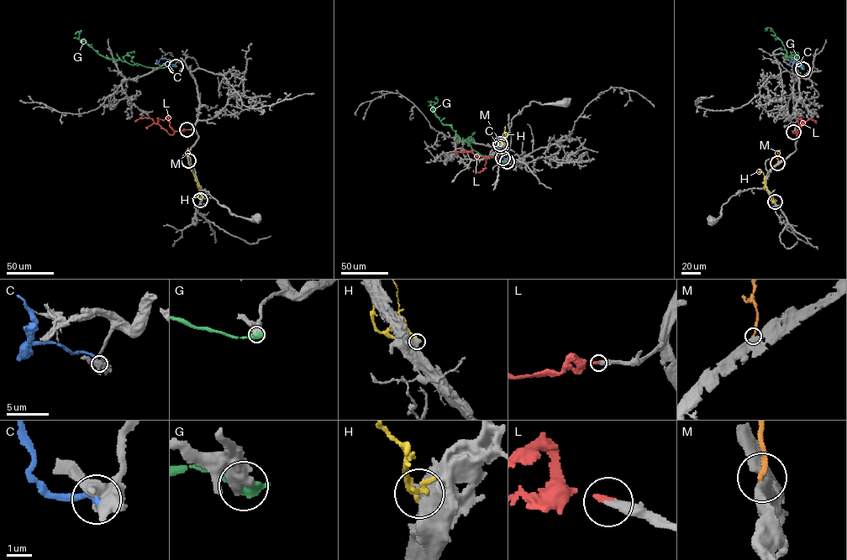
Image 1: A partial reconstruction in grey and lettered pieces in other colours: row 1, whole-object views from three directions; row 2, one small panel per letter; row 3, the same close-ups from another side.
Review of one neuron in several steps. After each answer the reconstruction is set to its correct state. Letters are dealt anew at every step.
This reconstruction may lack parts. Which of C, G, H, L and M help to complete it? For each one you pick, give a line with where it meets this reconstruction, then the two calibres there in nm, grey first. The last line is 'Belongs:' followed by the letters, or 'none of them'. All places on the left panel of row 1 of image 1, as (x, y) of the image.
L: Touches grey at (186, 129). Thickness 360 nm (grey) against 240 nm
Belongs: L

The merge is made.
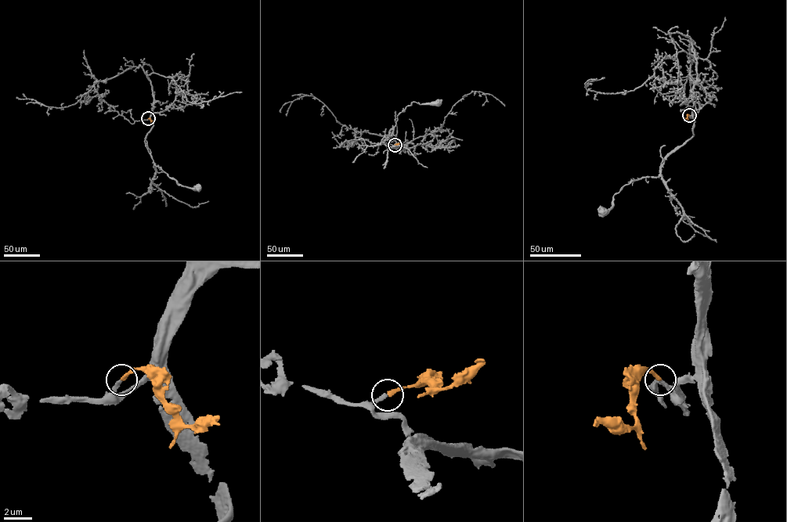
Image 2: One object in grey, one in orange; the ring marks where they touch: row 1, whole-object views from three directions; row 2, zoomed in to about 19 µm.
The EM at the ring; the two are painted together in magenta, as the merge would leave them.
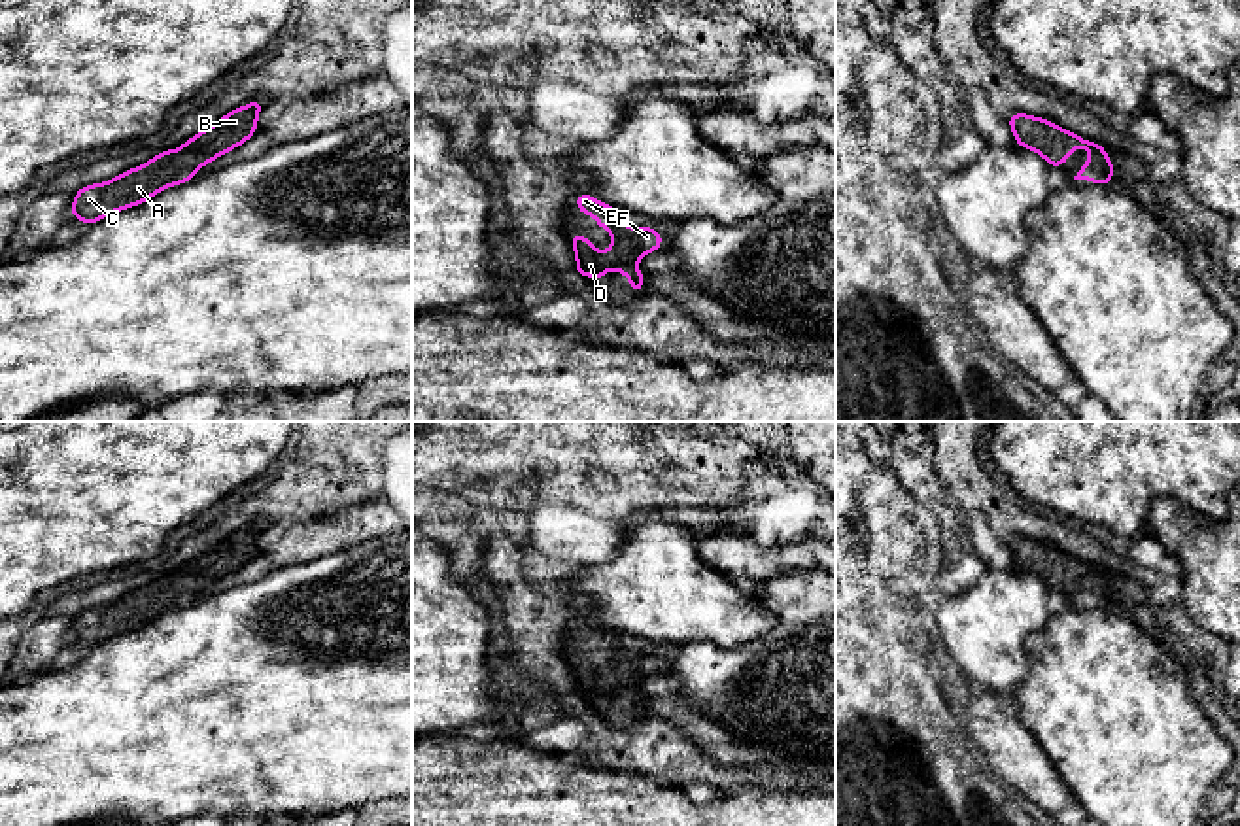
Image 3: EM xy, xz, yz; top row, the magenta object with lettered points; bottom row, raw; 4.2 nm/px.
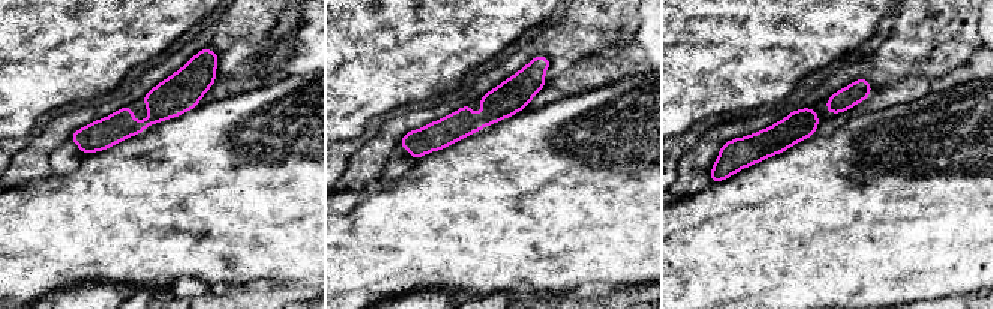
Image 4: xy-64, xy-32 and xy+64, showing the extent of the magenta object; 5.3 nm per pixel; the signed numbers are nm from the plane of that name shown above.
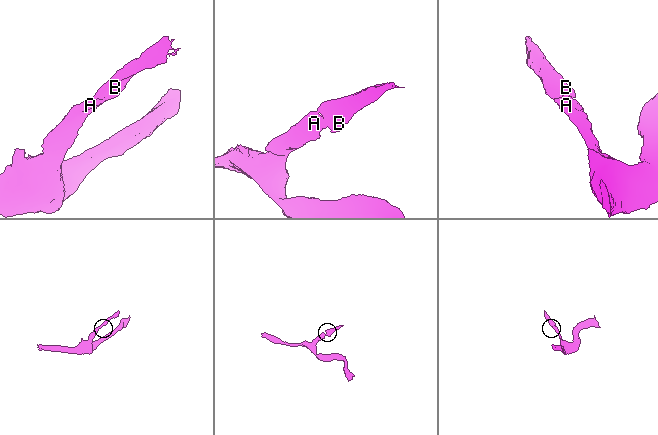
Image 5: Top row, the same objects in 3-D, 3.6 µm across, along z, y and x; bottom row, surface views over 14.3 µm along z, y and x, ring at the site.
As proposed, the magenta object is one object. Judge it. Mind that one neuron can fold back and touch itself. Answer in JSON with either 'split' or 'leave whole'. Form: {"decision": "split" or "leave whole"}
{"decision": "leave whole"}

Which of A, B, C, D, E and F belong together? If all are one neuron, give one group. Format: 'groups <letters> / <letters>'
groups A B C D E F

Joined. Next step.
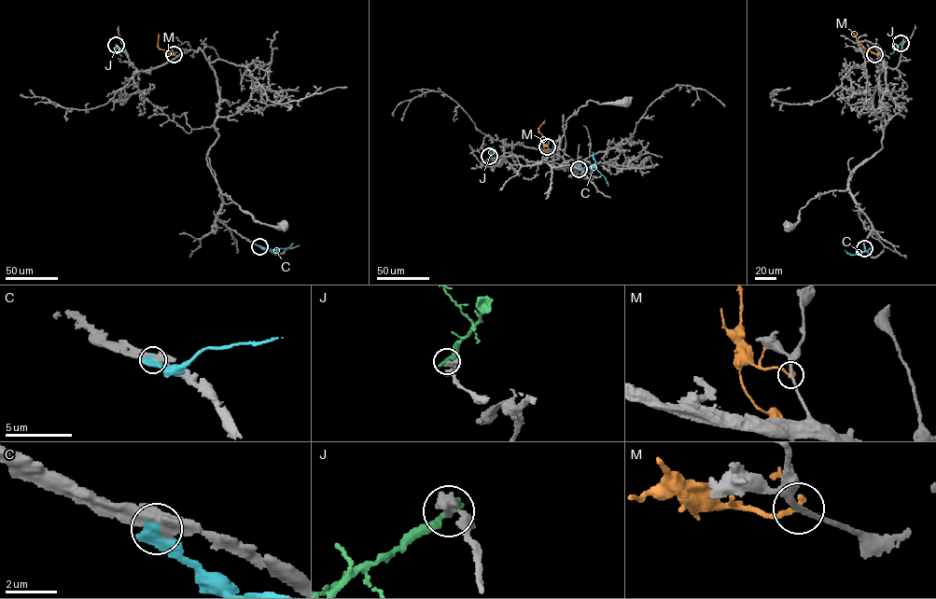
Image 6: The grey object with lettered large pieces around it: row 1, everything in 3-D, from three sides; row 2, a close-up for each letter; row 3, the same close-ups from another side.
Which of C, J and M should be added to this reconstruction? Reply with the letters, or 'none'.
none

